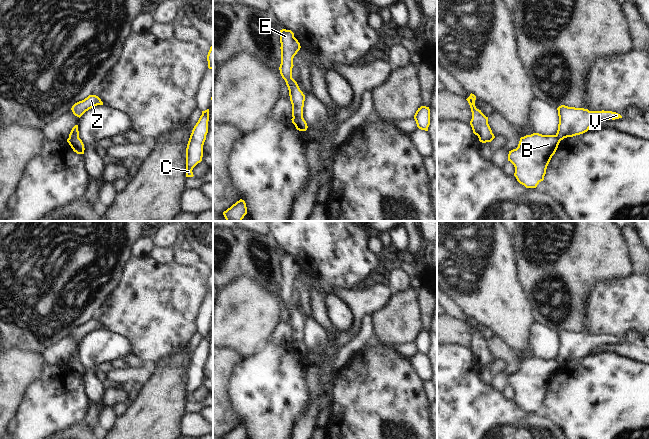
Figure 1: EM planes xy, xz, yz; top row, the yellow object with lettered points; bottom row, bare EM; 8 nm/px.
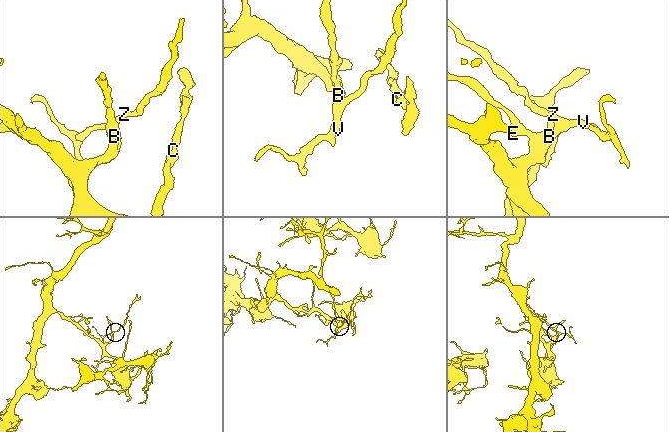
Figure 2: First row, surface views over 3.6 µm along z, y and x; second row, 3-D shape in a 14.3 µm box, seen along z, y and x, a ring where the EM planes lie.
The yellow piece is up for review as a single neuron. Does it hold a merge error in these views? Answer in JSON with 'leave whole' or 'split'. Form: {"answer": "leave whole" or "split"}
{"answer": "split"}

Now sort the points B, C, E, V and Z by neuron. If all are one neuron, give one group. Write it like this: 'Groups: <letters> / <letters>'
Groups: B C E / V Z

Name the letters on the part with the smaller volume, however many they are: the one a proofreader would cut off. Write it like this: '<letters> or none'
V, Z

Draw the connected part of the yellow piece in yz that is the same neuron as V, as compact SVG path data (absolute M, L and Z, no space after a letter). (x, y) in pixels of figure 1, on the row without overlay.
M565 329L559 330L557 334L559 348L556 360L560 365L587 356L594 347L622 342L620 338L612 335L589 335Z

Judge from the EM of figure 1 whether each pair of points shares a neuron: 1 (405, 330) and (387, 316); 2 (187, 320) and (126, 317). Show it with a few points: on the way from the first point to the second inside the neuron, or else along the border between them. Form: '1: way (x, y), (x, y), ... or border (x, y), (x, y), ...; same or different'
1: way (401, 326), (391, 320); same
2: way (172, 320), (159, 317), (141, 317); same

